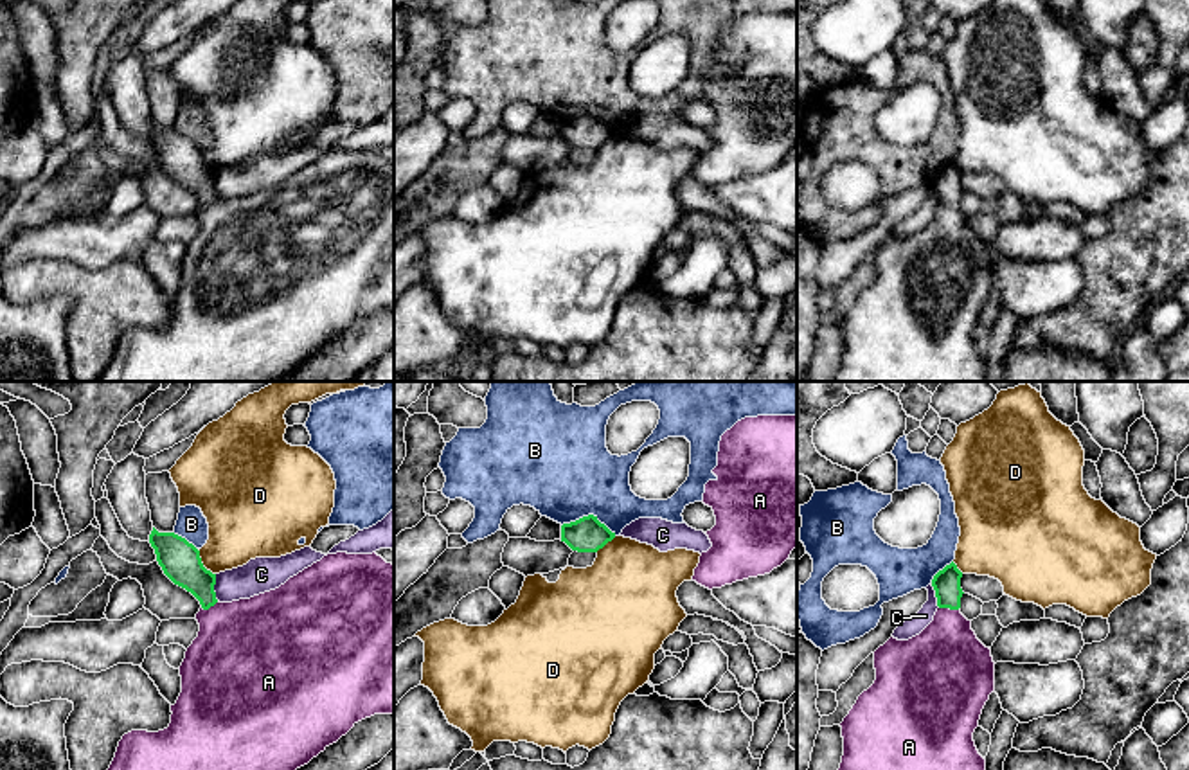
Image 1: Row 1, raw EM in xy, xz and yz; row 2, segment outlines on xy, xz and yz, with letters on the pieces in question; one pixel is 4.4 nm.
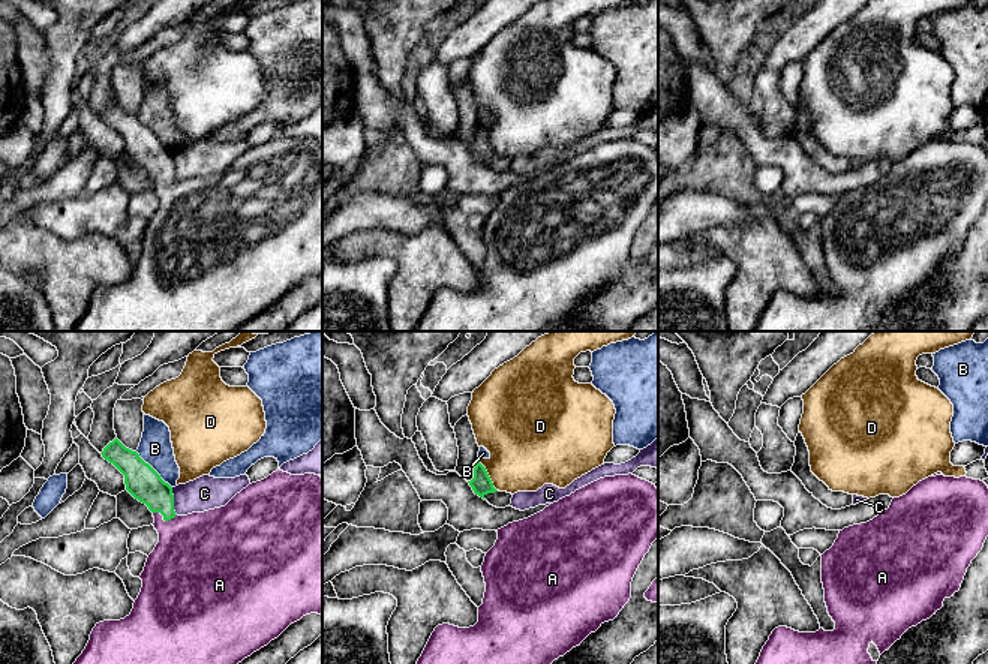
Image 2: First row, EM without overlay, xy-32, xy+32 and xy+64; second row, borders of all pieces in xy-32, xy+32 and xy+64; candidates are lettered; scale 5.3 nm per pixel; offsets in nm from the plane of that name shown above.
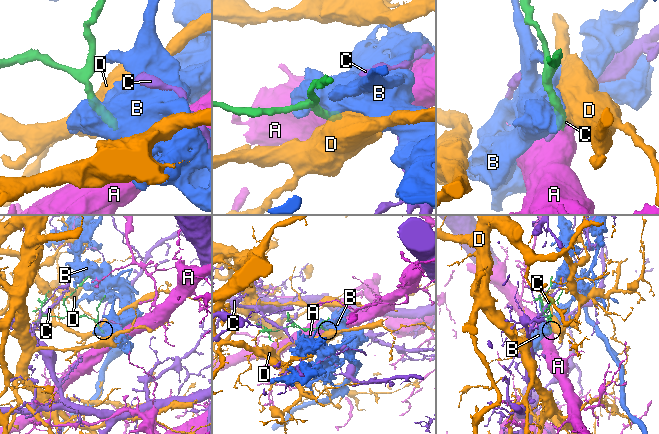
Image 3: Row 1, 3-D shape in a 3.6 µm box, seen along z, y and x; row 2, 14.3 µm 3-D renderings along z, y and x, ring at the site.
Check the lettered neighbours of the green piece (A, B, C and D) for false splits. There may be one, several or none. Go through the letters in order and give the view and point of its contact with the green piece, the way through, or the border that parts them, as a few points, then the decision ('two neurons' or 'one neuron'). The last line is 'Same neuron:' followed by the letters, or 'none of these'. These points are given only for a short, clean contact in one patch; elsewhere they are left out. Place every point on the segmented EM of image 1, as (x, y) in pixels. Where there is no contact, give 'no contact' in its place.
A: contact yz (948, 607); way yz (947, 583), (948, 607), (947, 662); one neuron
B: contact xz (589, 515); border xz (562, 524), (594, 515), (616, 535); two neurons
C: contact xy (213, 587); border xy (214, 574), (214, 596), (218, 599); two neurons
D: contact xy (202, 564); border xy (196, 549), (202, 564), (214, 574); two neurons
Same neuron: A

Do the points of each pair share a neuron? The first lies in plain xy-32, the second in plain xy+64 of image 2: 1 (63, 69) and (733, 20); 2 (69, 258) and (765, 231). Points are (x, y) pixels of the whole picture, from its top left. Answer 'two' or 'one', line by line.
1: one
2: one

